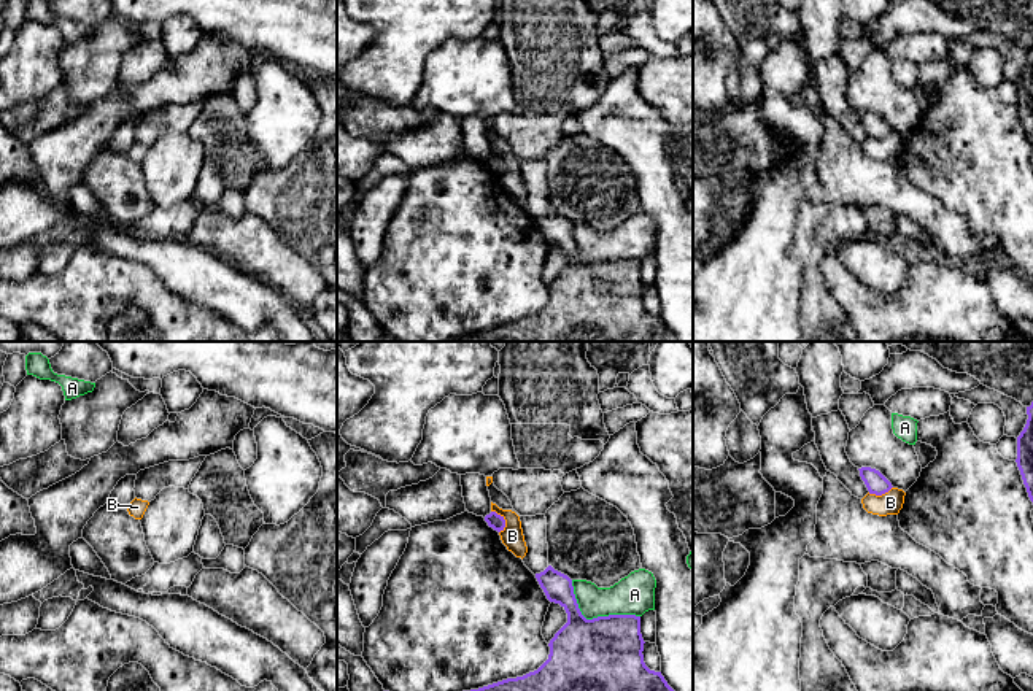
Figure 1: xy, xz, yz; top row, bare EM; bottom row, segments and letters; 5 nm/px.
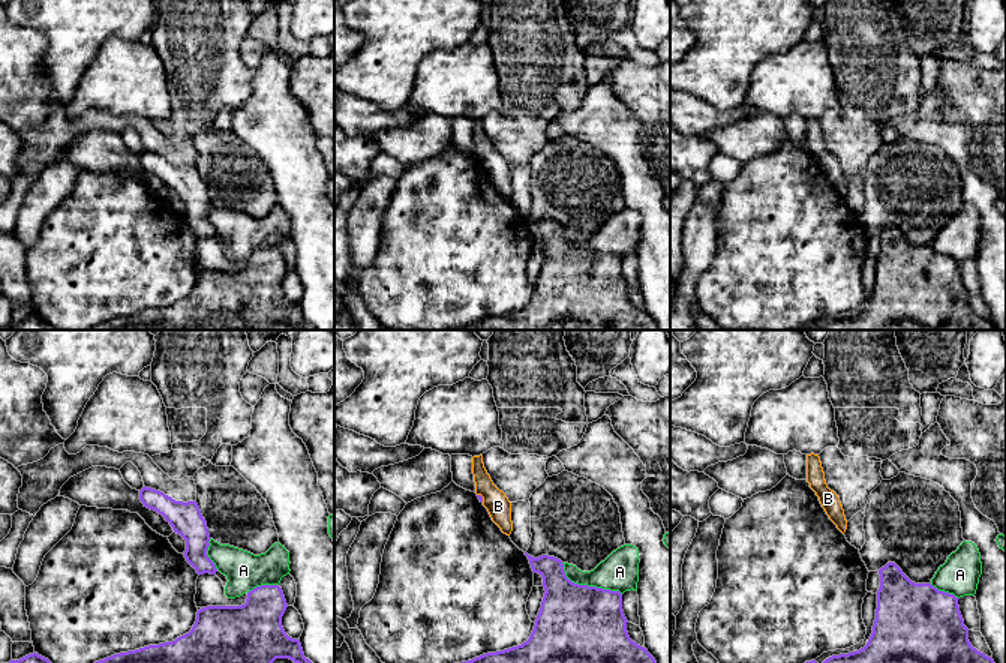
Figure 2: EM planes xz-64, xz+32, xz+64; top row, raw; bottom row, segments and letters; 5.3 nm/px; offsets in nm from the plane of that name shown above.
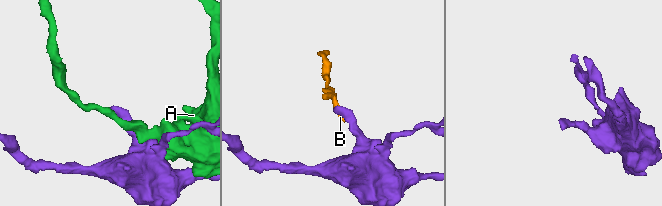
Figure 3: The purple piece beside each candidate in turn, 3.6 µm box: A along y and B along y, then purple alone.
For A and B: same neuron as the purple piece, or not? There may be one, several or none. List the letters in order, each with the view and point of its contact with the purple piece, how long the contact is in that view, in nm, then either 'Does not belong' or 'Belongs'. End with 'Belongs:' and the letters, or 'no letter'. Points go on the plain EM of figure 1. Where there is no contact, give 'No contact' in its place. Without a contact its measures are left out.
A: Touches purple at xz (595, 262). Shared border 400 nm. Does not belong
B: Touches purple at xz (504, 164). Shared border 130 nm. Does not belong
Belongs: no letter

